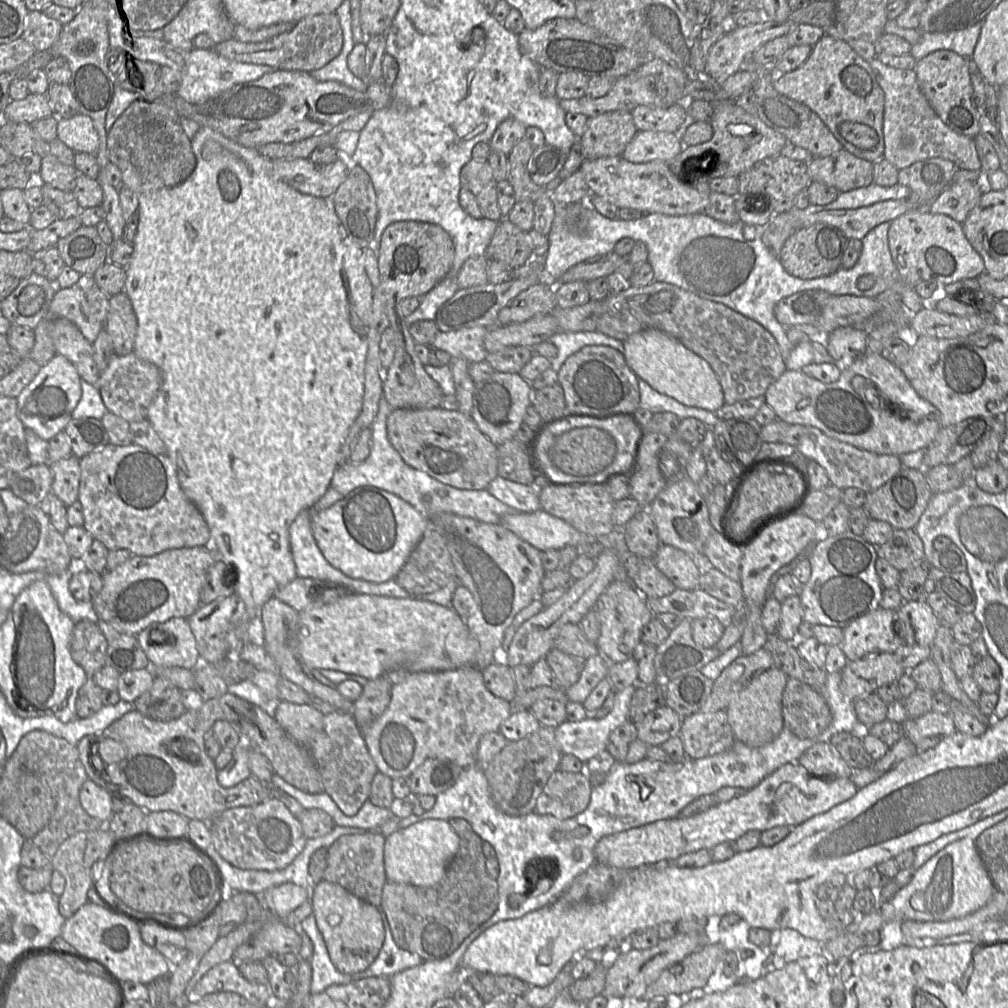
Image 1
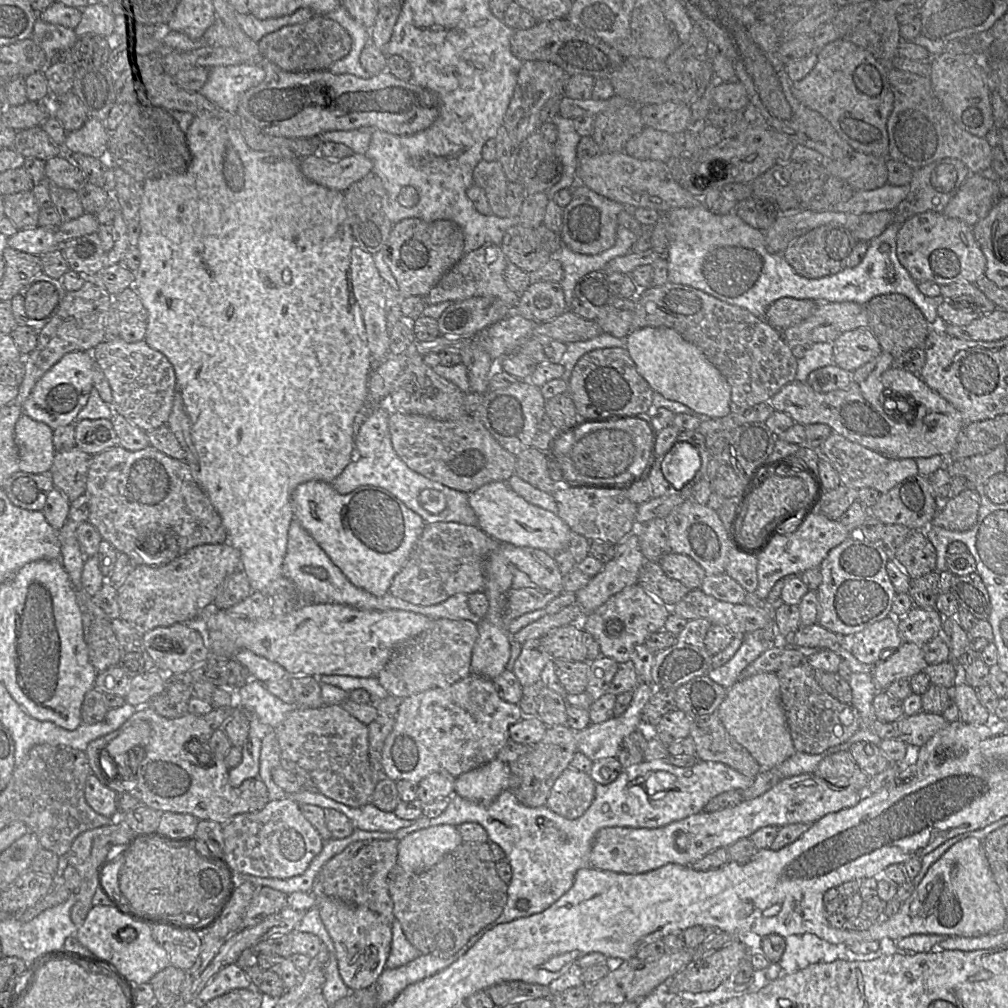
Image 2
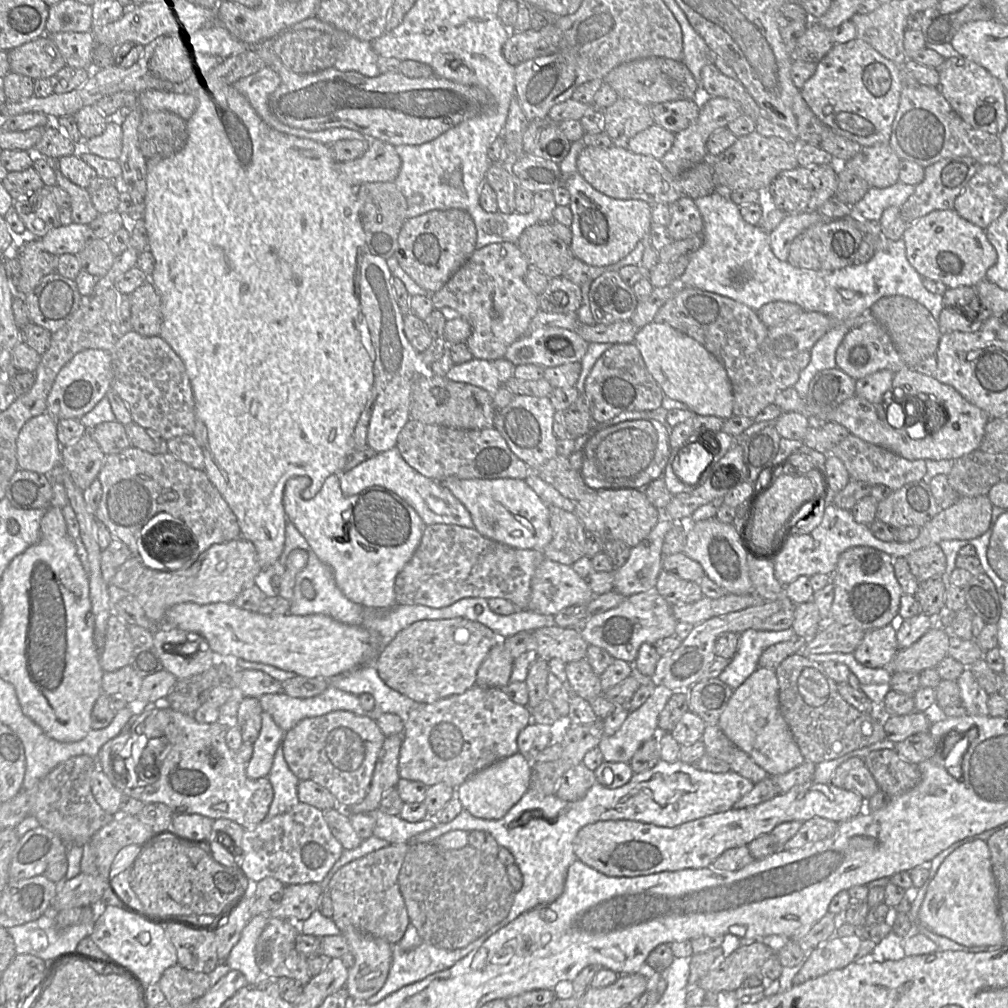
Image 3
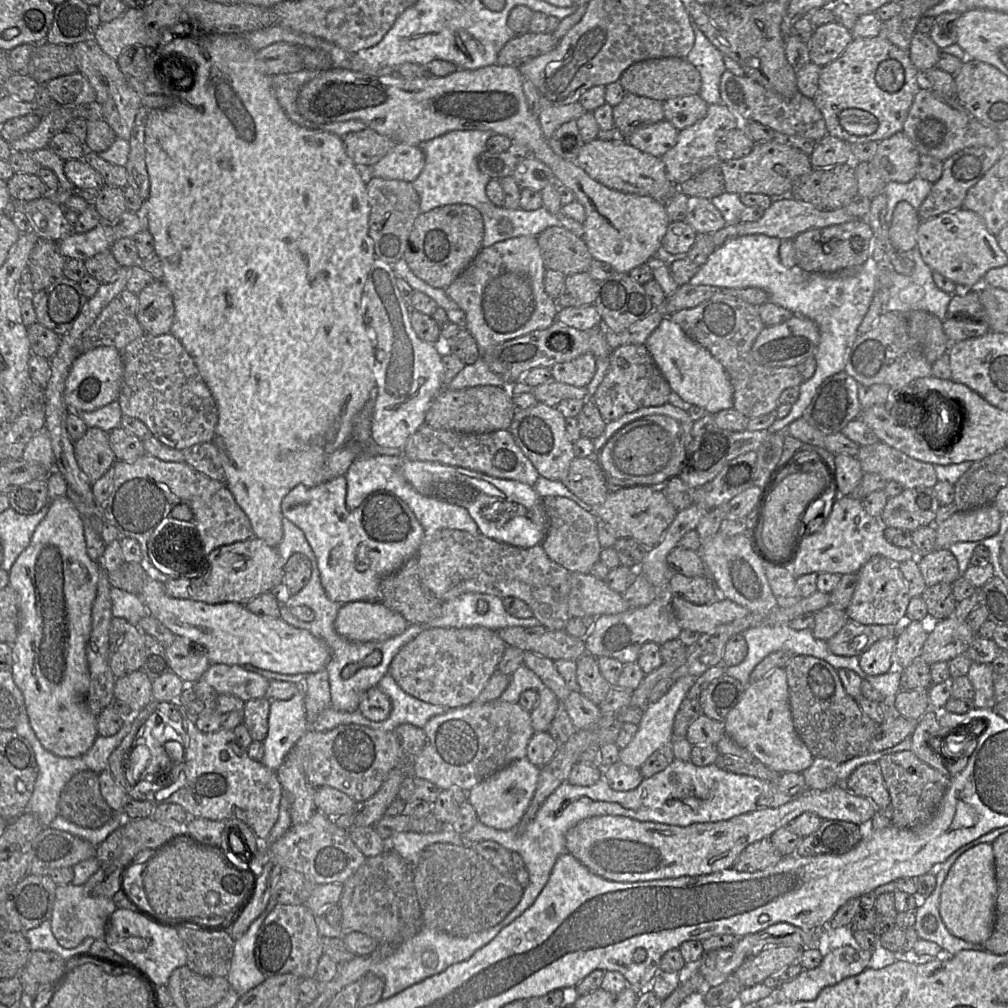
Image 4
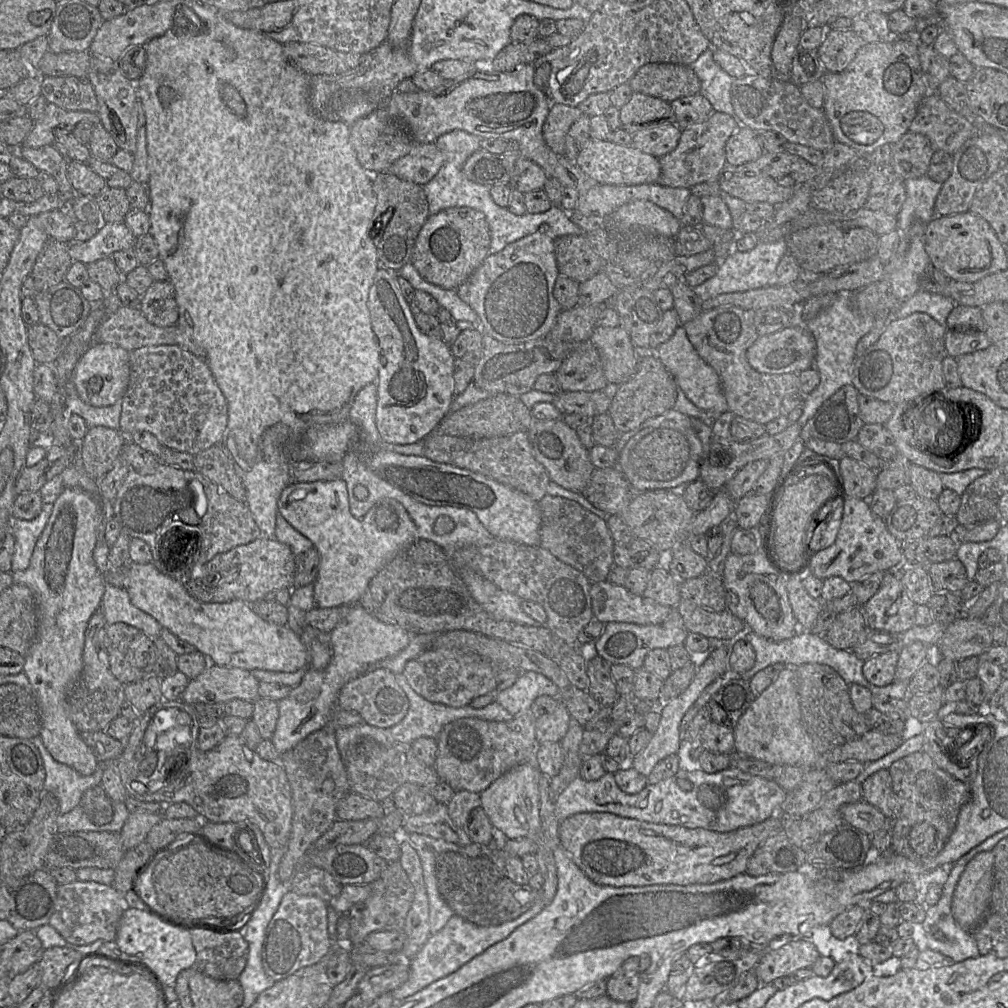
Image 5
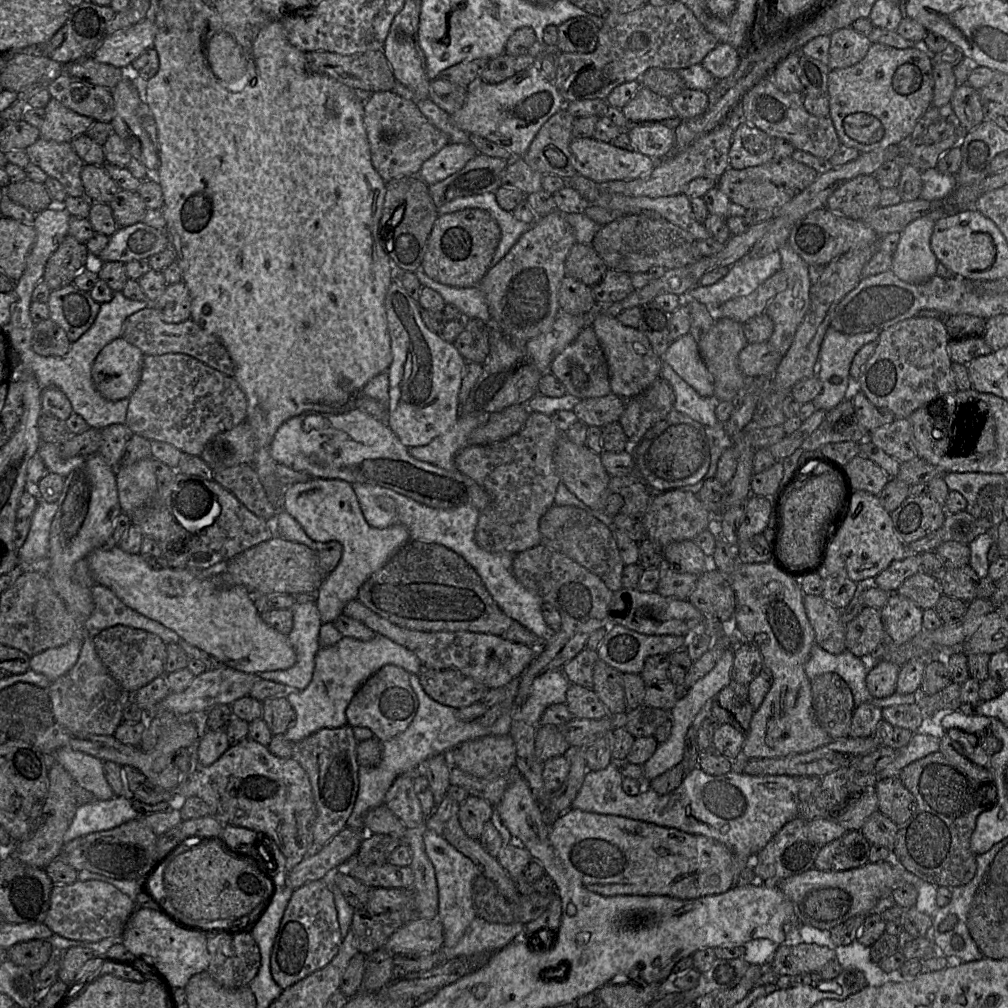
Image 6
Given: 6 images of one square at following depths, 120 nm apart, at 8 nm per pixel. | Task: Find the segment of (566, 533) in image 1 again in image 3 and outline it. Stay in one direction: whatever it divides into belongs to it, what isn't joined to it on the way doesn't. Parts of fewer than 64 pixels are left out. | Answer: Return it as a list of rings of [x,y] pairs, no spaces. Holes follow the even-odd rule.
[[[449,476],[440,484],[449,489],[452,494],[469,511],[474,528],[484,537],[515,549],[534,549],[542,551],[552,540],[553,530],[550,525],[548,506],[522,479],[460,479]]]

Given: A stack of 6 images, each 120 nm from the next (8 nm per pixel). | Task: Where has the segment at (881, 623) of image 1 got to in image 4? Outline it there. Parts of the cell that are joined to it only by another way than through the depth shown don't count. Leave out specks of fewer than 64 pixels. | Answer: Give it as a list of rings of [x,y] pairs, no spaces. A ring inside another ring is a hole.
[[[887,637],[875,642],[859,656],[861,669],[870,676],[885,674],[895,667],[896,637]]]

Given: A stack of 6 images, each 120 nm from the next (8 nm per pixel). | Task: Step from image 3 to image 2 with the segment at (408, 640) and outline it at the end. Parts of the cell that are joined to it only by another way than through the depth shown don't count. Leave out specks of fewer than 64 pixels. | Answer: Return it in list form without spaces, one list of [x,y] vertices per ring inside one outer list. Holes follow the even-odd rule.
[[[435,619],[426,630],[401,643],[378,673],[383,688],[399,699],[429,689],[448,687],[471,674],[471,658],[478,626],[466,619]]]

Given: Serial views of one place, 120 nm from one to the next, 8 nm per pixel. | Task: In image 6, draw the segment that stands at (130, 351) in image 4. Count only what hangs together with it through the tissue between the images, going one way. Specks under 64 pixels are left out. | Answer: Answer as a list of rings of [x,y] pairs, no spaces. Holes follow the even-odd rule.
[[[183,353],[144,355],[140,382],[129,397],[125,424],[134,434],[148,440],[166,442],[184,453],[200,456],[210,438],[244,421],[246,412],[246,396],[233,377]]]

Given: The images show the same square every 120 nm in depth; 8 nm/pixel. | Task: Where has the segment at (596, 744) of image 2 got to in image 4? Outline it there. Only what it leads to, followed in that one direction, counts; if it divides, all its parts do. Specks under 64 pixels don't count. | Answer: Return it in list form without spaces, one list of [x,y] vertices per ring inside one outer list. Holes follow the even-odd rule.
[[[694,676],[679,678],[662,698],[653,704],[647,704],[643,709],[643,715],[640,723],[638,724],[638,730],[635,736],[625,748],[620,749],[619,762],[629,767],[640,769],[645,761],[656,750],[664,745],[671,744],[673,740],[673,723],[675,715],[696,678],[697,677]]]

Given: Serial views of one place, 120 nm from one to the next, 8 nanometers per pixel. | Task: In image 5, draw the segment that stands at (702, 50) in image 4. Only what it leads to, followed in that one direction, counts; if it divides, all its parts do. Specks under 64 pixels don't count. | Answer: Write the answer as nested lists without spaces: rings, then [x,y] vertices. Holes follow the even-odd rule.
[[[710,46],[690,66],[701,81],[700,94],[709,100],[713,111],[735,117],[731,101],[733,77],[714,60],[713,52]]]

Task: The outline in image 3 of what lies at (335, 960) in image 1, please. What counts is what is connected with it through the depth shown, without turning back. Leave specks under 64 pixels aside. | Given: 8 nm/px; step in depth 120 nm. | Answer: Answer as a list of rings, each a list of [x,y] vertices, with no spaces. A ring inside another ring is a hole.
[[[355,928],[342,931],[354,964],[348,968],[346,988],[355,1002],[365,1002],[384,985],[392,963],[392,944]]]

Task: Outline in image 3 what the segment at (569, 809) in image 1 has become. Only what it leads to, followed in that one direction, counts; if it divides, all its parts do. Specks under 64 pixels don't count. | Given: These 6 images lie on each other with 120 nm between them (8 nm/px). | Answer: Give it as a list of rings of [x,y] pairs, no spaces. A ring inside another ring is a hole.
[[[579,763],[567,770],[559,780],[555,795],[564,801],[582,799],[597,781],[595,772]]]

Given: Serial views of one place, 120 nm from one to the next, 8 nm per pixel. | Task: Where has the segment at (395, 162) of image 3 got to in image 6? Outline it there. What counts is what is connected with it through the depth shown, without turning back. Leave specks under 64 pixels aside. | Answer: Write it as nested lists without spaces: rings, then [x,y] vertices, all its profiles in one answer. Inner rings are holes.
[[[448,143],[423,163],[418,176],[428,186],[435,184],[461,170],[477,154],[478,151],[470,143]]]

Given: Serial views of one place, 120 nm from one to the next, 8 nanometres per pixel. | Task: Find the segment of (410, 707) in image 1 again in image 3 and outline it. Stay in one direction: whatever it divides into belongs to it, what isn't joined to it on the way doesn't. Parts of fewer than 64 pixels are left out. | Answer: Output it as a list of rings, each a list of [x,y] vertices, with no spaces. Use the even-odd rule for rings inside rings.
[[[475,685],[462,694],[418,705],[405,716],[398,762],[399,777],[420,781],[427,786],[444,783],[457,788],[475,773],[518,753],[518,735],[530,723],[530,709],[513,702],[502,688]]]

